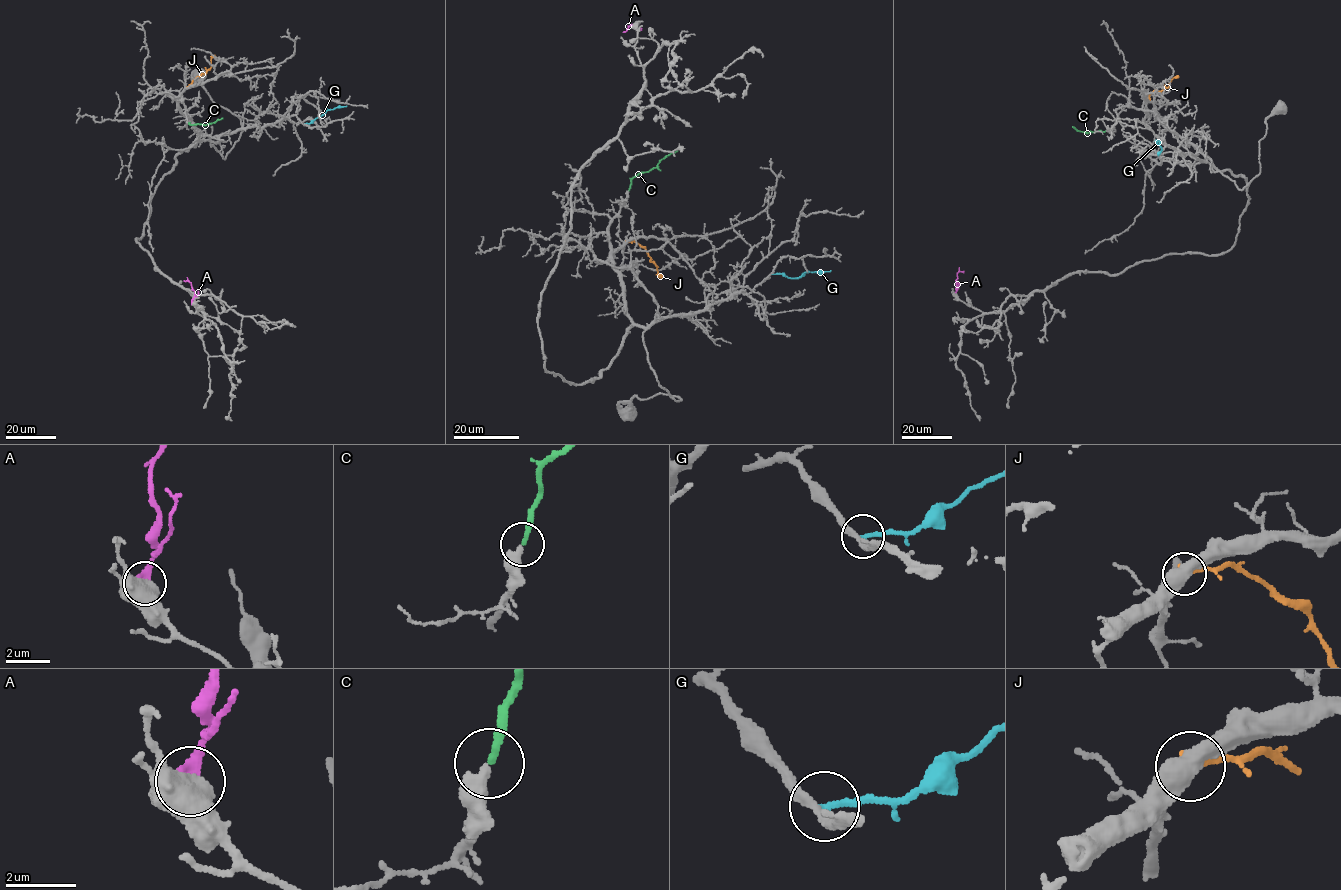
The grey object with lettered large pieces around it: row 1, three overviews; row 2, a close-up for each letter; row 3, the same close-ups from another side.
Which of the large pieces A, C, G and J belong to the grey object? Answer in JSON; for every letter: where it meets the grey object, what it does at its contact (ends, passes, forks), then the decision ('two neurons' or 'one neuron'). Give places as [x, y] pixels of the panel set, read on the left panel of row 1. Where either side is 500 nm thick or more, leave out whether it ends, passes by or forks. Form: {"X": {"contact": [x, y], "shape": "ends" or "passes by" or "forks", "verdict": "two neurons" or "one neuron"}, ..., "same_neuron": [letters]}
{"A": {"contact": [192, 303], "verdict": "two neurons"}, "C": {"contact": [188, 123], "shape": "ends", "verdict": "one neuron"}, "G": {"contact": [303, 124], "shape": "ends", "verdict": "two neurons"}, "J": {"contact": [187, 87], "verdict": "two neurons"}, "same_neuron": ["C"]}

